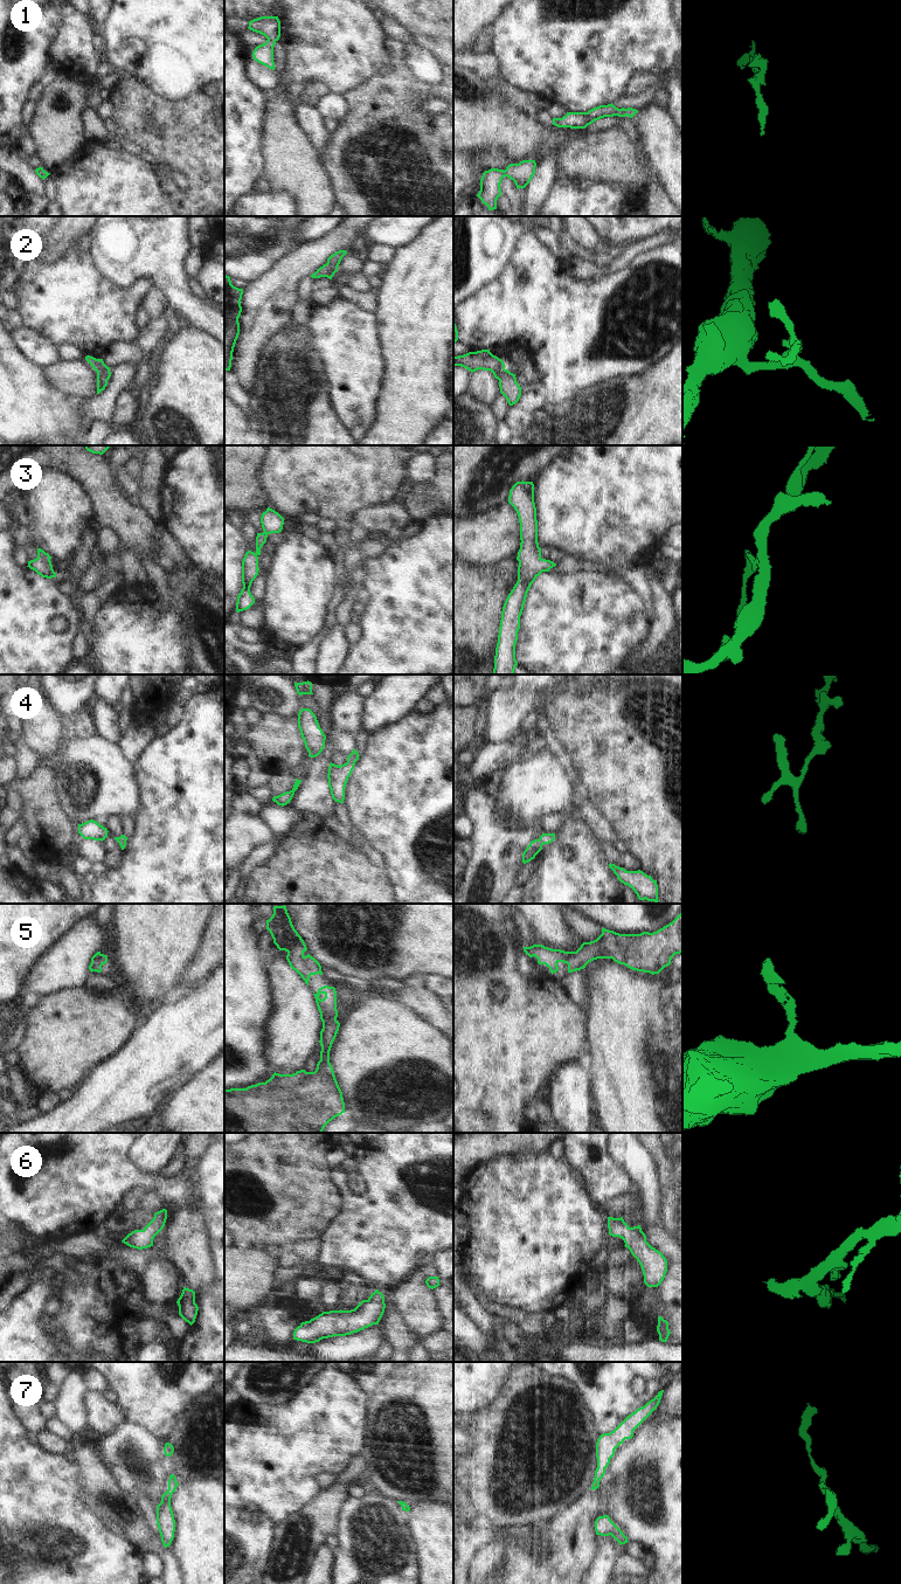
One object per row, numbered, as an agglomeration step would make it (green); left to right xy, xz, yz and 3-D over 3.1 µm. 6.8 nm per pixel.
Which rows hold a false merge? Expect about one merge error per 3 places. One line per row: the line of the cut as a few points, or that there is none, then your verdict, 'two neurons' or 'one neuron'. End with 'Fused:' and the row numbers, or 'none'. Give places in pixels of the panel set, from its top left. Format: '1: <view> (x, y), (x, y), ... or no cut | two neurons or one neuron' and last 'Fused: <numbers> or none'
1: no cut | one neuron
2: no cut | one neuron
3: no cut | one neuron
4: no cut | one neuron
5: no cut | one neuron
6: no cut | one neuron
7: no cut | one neuron
Fused: none

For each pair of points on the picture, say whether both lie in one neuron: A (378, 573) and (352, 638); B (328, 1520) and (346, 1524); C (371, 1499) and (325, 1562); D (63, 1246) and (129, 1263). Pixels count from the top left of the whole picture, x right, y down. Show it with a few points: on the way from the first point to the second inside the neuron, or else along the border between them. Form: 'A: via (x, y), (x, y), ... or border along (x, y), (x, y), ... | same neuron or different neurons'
A: border along (360, 626), (360, 637), (351, 645) | different neurons
B: border along (347, 1496), (340, 1507), (338, 1526), (333, 1533) | different neurons
C: border along (333, 1550), (333, 1569), (331, 1571) | different neurons
D: via (80, 1246), (112, 1250) | same neuron

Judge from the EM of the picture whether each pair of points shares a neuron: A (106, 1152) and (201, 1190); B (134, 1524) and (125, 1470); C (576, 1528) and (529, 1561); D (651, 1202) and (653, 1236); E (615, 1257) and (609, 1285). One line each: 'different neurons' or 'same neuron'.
A: same neuron
B: different neurons
C: same neuron
D: same neuron
E: different neurons

